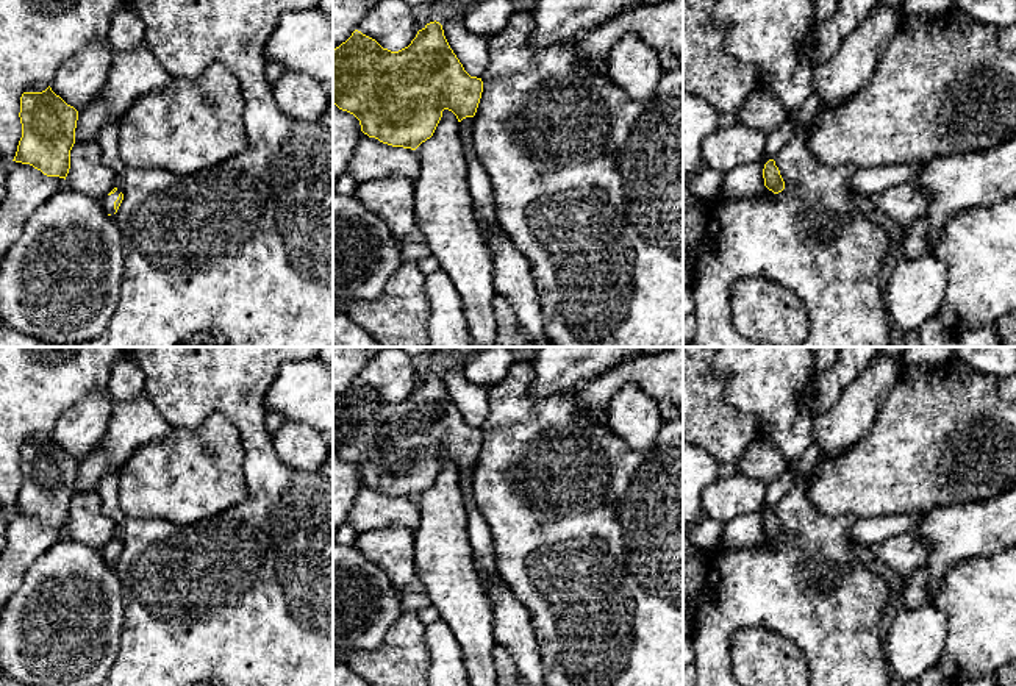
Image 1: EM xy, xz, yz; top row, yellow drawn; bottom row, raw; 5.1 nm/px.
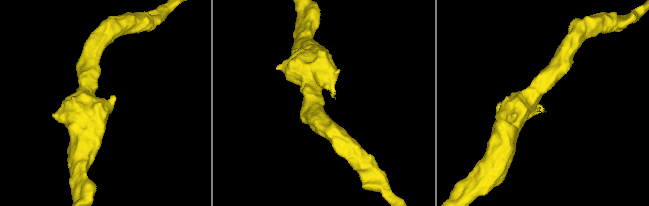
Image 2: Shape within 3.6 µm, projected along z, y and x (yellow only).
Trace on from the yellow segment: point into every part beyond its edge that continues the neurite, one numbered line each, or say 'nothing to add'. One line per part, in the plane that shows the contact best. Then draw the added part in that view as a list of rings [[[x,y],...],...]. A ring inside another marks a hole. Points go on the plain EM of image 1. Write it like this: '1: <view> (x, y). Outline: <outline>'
1: xy (108, 552). Outline: [[[117,539],[114,544],[111,545],[105,545],[105,548],[102,550],[102,556],[103,559],[114,569],[114,552],[117,550],[119,544],[122,542],[122,539]]]

